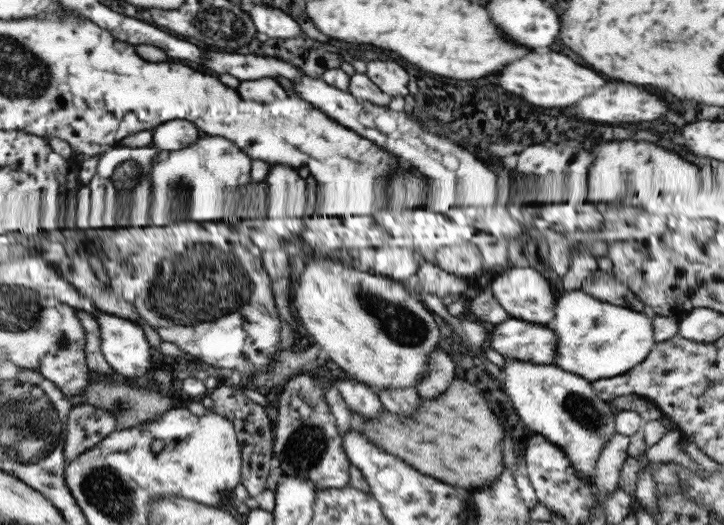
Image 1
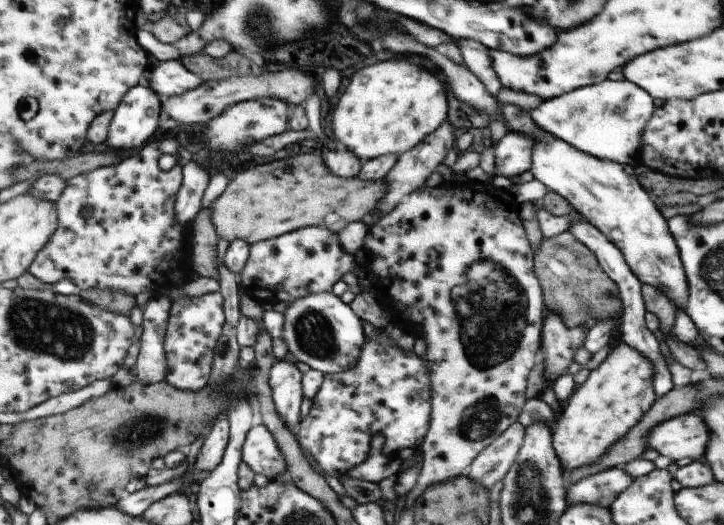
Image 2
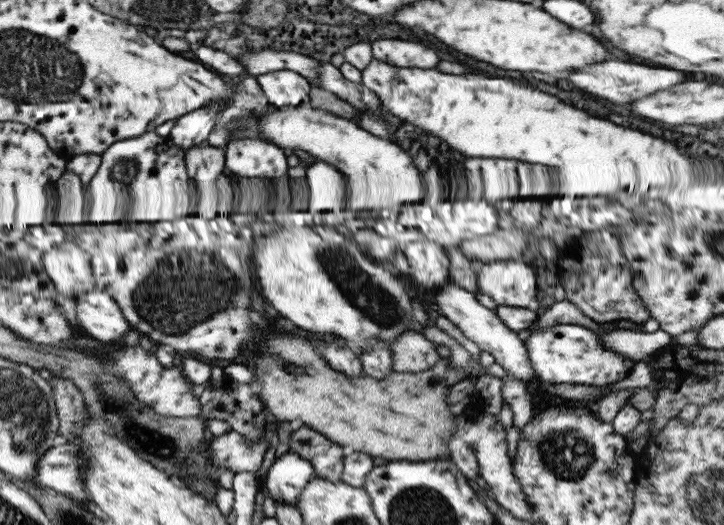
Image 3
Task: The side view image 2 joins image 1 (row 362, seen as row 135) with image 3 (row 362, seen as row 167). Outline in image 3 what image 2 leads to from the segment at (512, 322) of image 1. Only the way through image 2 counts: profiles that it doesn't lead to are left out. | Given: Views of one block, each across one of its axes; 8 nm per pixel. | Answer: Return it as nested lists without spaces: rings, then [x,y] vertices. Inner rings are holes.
[[[555,324],[543,329],[533,326],[529,331],[524,347],[535,377],[544,383],[608,386],[625,378],[633,368],[629,358],[603,348],[597,334],[583,326]]]

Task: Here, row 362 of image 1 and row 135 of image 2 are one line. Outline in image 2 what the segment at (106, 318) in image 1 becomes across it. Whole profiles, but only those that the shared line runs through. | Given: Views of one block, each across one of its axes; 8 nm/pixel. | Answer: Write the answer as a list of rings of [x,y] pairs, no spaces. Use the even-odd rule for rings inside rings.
[[[137,83],[132,86],[123,96],[121,102],[115,107],[112,112],[112,117],[107,131],[107,149],[115,152],[137,151],[147,138],[159,129],[157,119],[162,113],[161,99],[151,89],[148,89],[145,84]]]

